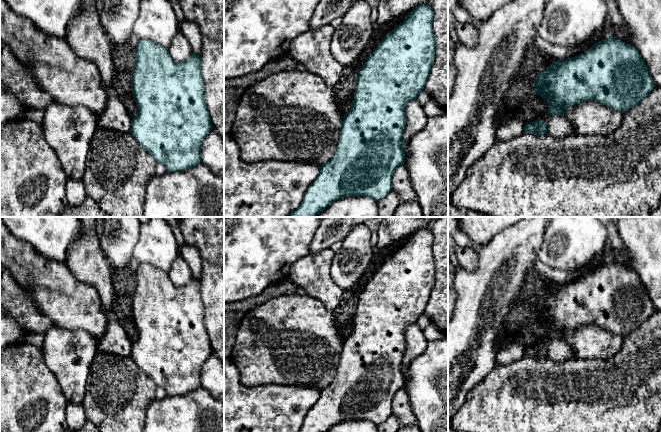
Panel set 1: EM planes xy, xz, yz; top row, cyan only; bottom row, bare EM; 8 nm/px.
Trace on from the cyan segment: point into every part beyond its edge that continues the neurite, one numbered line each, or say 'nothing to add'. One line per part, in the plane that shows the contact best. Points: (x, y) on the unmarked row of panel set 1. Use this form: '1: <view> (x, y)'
nothing to add

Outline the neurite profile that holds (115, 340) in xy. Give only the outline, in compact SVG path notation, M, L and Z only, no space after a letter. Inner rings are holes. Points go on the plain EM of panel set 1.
M113 316L108 323L105 334L98 340L97 349L102 352L127 357L131 355L131 345L132 342L122 325Z

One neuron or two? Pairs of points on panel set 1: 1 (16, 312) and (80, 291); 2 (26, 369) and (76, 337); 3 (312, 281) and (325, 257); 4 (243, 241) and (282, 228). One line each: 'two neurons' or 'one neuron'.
1: two neurons
2: two neurons
3: one neuron
4: one neuron

